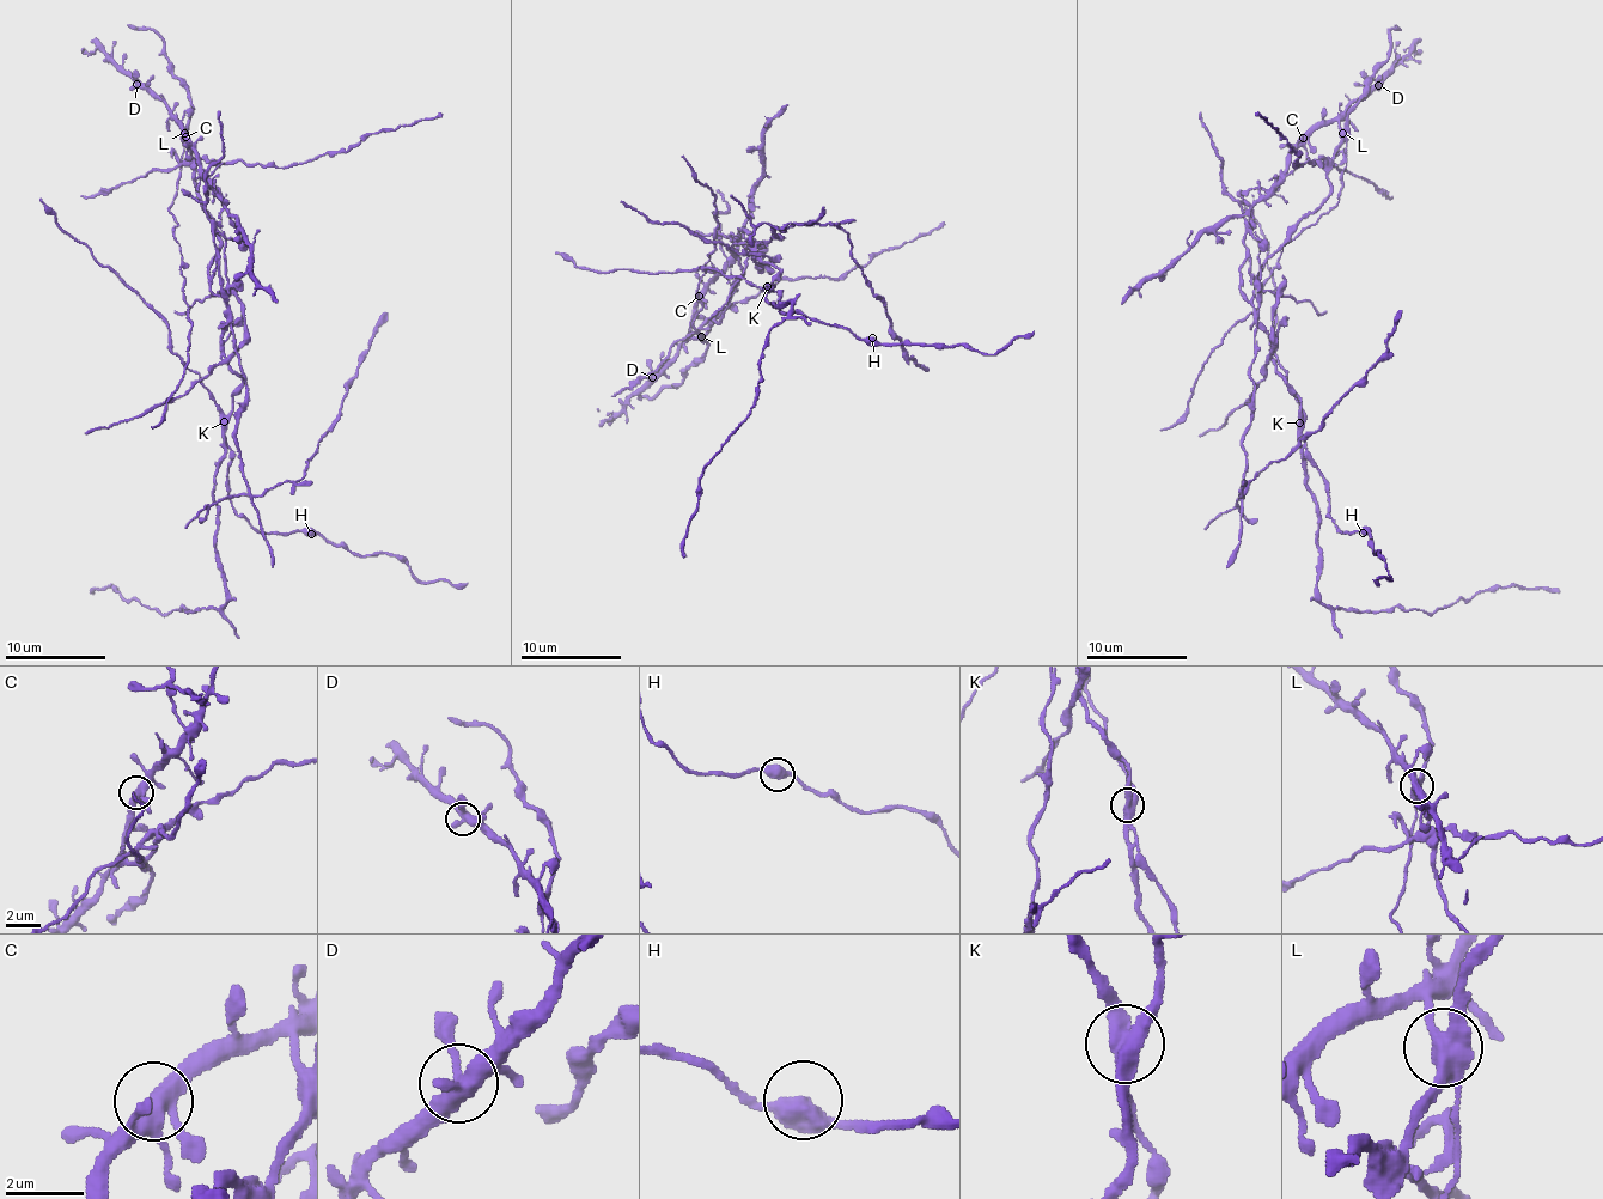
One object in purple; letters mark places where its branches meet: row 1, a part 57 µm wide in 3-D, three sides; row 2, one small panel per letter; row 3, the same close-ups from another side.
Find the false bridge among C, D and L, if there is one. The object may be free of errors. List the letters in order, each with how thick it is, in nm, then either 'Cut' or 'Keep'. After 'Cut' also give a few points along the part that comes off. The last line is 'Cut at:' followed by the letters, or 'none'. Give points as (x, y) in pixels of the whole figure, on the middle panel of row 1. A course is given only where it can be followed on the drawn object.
C: Thickness 400 nm. Keep
D: Thickness 400 nm. Keep
L: Thickness 420 nm. Cut. Course of the part to remove: (700, 336), (749, 239), (780, 271), (768, 300), (792, 306), (768, 334), (755, 405), (700, 473), (686, 557)
Cut at: L

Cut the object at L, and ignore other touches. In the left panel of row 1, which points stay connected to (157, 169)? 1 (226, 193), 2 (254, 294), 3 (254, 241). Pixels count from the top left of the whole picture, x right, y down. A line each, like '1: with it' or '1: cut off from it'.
1: cut off from it
2: cut off from it
3: cut off from it

